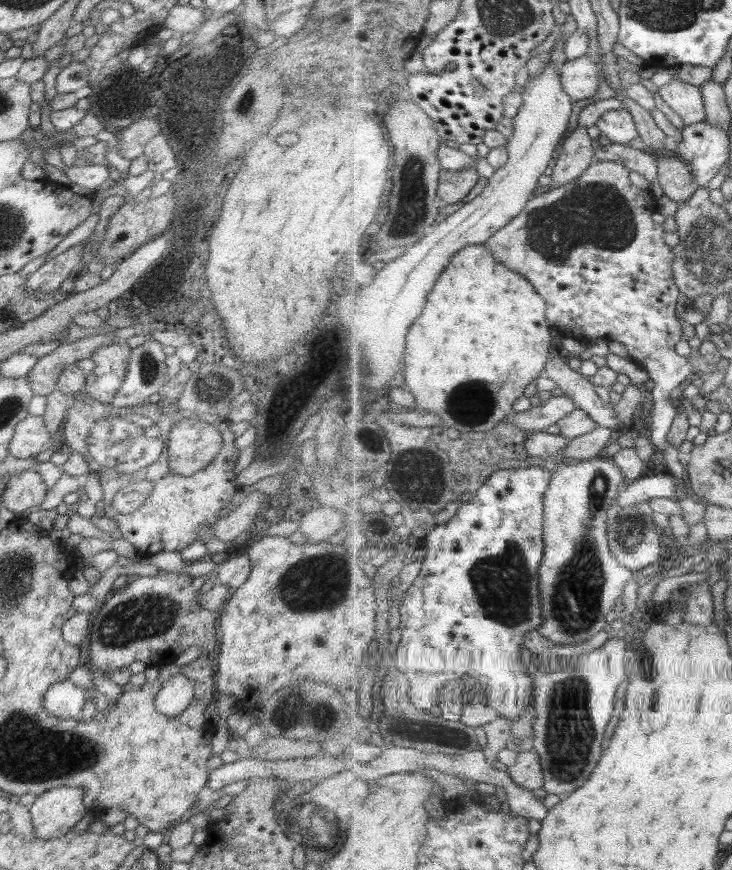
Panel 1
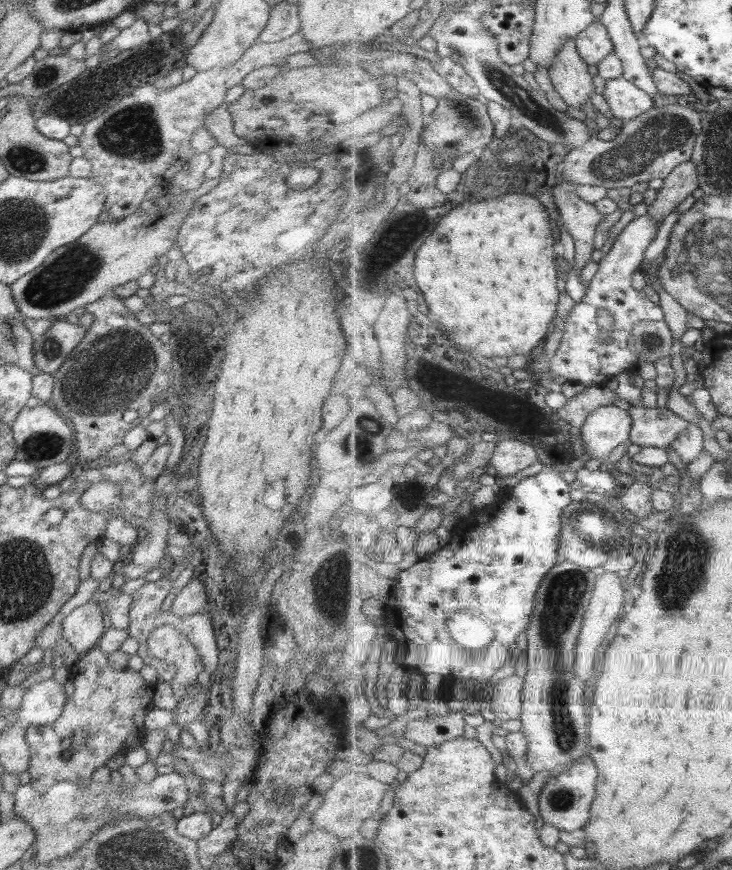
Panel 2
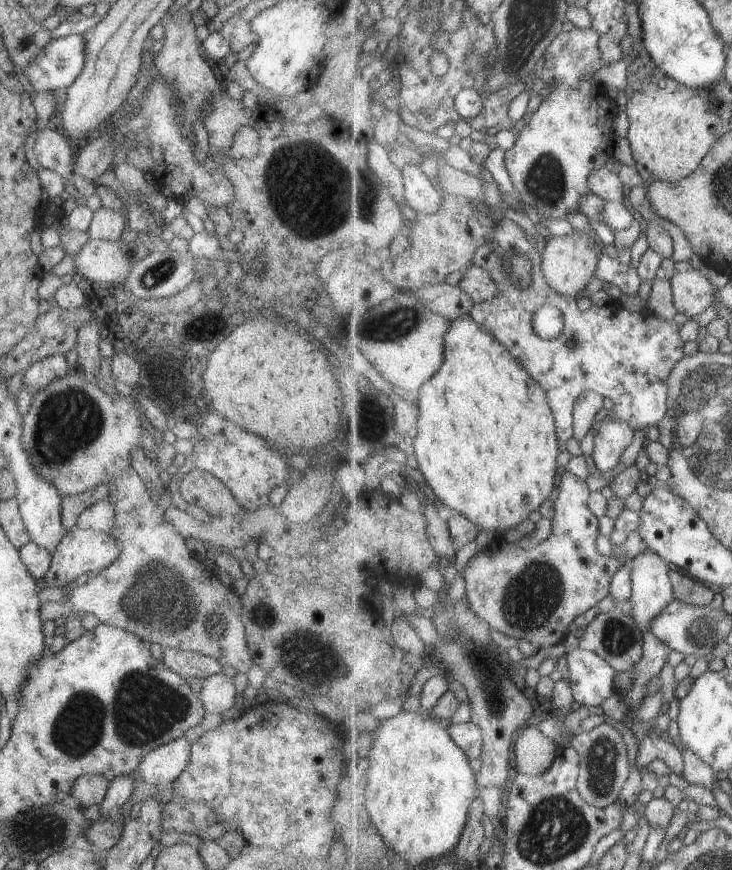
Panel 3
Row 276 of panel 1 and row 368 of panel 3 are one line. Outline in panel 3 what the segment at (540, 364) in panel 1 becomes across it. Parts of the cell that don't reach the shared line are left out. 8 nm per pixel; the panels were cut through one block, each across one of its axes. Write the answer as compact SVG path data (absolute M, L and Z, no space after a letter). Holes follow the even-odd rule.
M471 314L451 321L448 333L444 336L445 360L444 365L426 382L417 392L417 402L420 405L418 426L414 433L414 456L417 466L421 470L427 484L433 490L440 506L450 510L459 511L473 522L476 522L482 531L494 531L496 538L501 537L503 530L513 528L529 518L531 512L537 511L539 506L548 500L555 490L557 472L560 462L558 458L561 448L557 444L558 432L556 429L556 417L552 406L549 404L548 395L539 386L539 383L529 374L529 371L507 350L506 346L497 340L491 331L484 329Z

